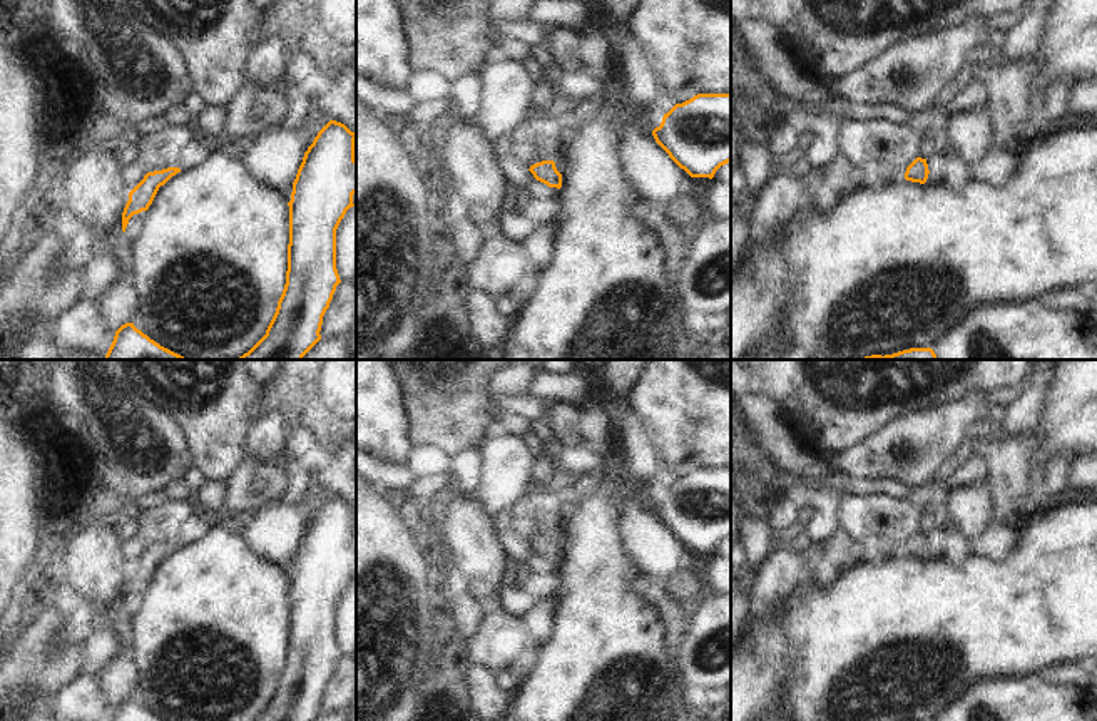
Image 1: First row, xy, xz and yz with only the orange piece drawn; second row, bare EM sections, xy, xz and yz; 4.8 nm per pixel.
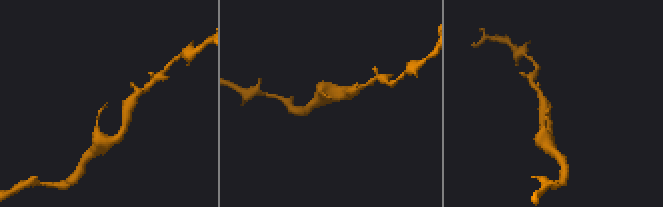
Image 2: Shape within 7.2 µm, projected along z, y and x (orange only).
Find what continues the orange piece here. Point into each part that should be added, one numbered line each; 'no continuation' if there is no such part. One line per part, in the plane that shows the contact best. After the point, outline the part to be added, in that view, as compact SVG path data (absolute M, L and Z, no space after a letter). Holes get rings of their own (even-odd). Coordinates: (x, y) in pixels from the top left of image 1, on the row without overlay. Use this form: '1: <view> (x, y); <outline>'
no continuation

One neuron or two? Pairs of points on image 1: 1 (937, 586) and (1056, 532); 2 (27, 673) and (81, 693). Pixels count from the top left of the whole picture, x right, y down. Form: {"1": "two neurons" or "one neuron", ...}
{"1": "one neuron", "2": "two neurons"}

